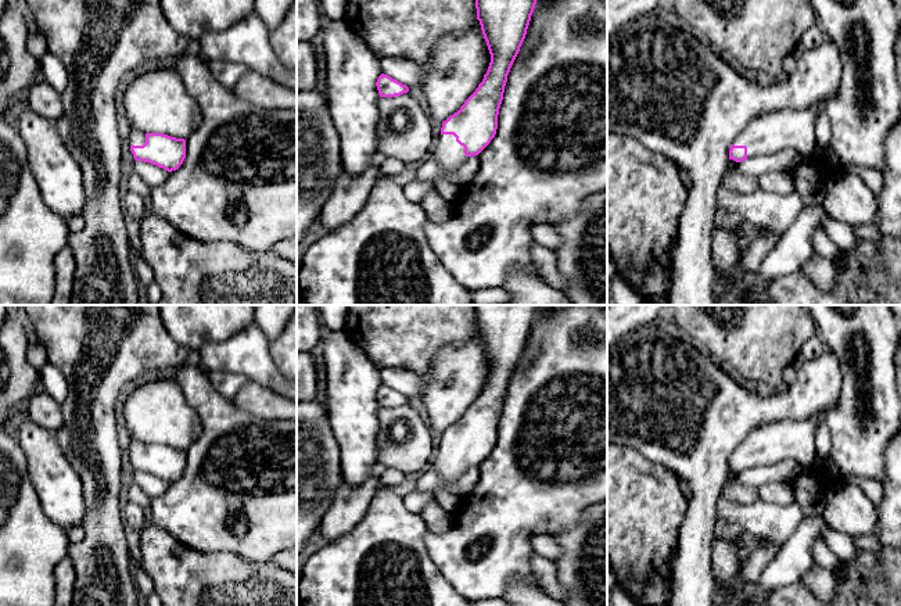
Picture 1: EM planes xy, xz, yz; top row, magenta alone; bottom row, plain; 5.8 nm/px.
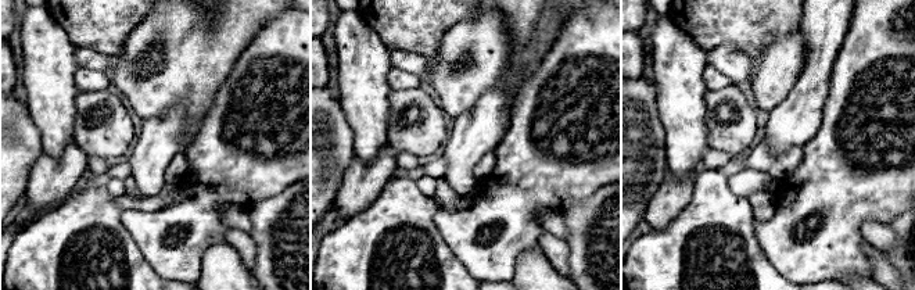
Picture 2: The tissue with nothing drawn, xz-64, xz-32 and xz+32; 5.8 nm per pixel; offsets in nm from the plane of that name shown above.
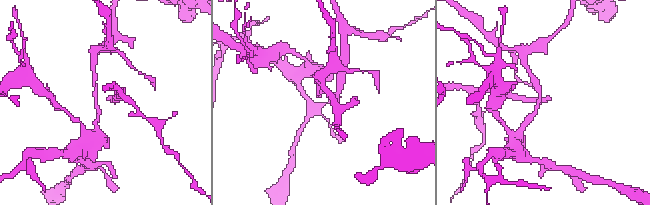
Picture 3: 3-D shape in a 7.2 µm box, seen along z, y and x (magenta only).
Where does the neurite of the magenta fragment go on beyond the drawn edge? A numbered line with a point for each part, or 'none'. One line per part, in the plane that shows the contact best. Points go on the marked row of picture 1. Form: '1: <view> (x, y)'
1: xz (449, 154)

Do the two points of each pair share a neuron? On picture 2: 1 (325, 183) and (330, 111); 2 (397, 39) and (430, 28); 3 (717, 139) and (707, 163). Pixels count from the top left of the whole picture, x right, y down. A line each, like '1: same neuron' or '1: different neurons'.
1: same neuron
2: same neuron
3: different neurons

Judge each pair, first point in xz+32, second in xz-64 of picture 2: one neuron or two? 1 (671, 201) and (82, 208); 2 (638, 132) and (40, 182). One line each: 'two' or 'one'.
1: two
2: two

